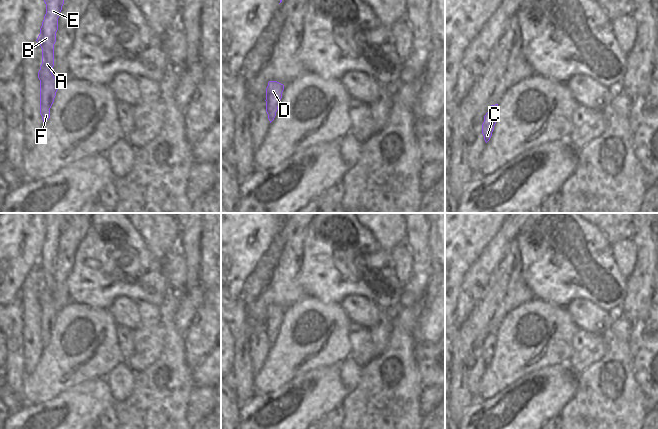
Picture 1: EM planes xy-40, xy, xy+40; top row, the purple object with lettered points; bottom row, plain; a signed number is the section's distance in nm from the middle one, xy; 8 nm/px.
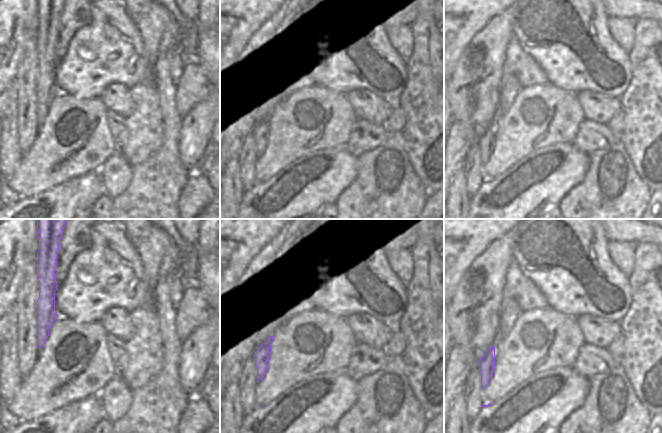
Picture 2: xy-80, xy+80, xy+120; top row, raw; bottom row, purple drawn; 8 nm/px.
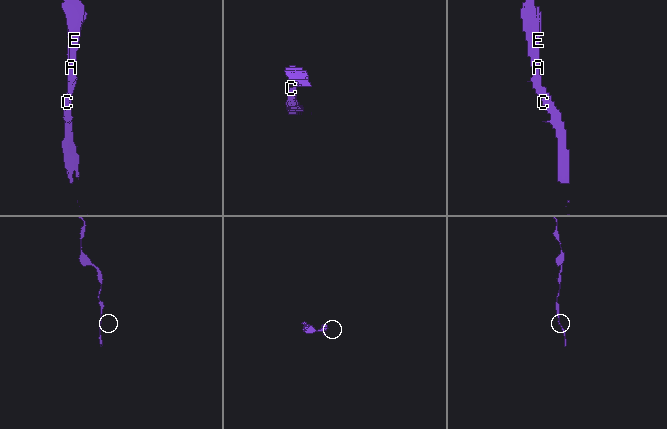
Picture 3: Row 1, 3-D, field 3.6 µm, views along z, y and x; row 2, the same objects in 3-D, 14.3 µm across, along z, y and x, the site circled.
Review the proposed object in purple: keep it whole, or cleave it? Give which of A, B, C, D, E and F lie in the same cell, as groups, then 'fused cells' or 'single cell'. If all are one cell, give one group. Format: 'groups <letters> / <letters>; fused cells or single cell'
groups A B C D E F; single cell

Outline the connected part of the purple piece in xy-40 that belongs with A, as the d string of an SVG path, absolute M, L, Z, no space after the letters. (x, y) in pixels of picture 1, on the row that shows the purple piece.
M44 0L44 2L46 14L36 41L42 48L42 64L38 78L40 80L40 114L45 123L50 118L50 108L60 86L52 74L52 68L54 66L54 44L58 30L58 18L64 0Z

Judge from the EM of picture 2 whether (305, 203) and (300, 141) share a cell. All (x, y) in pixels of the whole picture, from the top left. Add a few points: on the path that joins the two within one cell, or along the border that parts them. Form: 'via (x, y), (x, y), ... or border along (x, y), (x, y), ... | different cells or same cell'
border along (323, 148), (312, 150), (296, 158), (281, 169) | different cells

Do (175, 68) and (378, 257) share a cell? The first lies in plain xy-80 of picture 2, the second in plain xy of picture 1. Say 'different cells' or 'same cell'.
different cells

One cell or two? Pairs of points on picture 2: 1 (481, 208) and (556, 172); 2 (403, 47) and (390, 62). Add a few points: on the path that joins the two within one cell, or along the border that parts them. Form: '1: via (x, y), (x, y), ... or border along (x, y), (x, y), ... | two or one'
1: via (500, 208), (508, 208), (537, 182) | one
2: border along (387, 32), (390, 43), (404, 59) | two

